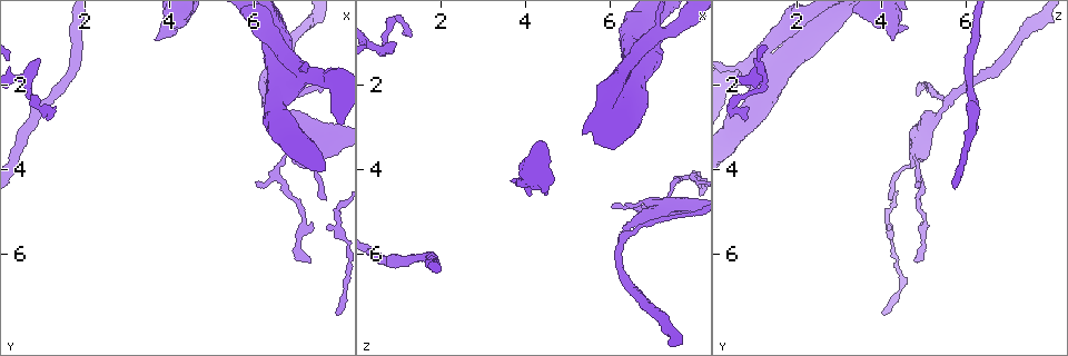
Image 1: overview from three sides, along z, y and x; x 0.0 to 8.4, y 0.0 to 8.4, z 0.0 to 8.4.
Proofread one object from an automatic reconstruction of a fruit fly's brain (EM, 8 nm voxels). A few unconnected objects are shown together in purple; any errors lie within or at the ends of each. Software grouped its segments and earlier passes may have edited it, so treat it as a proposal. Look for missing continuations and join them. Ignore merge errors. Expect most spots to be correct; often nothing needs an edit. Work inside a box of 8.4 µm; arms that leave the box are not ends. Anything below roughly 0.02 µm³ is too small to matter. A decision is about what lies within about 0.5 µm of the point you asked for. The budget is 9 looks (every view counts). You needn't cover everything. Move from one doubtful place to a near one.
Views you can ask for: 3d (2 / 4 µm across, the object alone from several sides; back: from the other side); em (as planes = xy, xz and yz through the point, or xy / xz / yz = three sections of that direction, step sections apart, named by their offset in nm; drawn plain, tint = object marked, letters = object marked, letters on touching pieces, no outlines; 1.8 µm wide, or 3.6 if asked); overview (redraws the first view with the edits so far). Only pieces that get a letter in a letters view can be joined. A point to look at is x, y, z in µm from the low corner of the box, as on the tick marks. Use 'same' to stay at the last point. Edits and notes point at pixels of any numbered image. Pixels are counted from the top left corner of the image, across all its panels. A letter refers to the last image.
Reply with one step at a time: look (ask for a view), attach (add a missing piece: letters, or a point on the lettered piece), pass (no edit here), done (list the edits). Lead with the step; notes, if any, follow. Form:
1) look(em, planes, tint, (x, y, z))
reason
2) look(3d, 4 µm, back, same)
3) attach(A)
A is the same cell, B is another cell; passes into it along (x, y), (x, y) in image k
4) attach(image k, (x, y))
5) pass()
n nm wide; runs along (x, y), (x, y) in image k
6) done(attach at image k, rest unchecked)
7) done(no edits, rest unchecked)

look(3d, 2 µm, (7.30, 6.15, 4.85))
tapers out

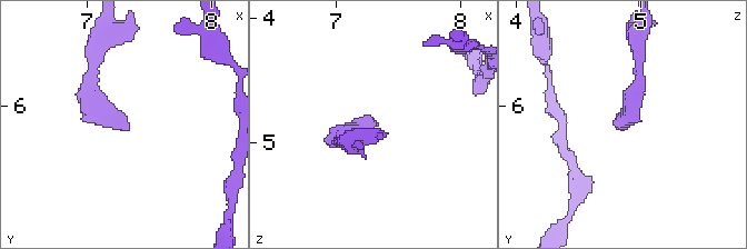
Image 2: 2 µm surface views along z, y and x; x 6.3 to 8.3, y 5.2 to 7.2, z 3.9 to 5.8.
look(em, planes, tint, (7.32, 6.18, 4.88))
shape alone is not enough

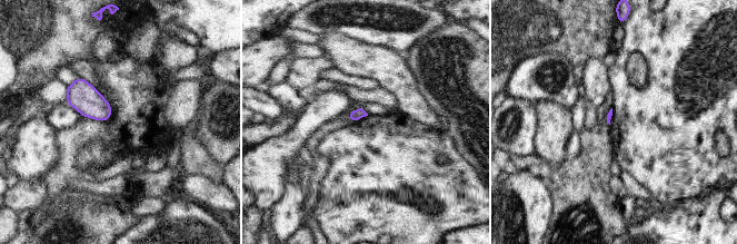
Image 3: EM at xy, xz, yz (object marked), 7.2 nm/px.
look(em, planes, letters, same)
see the neighbours

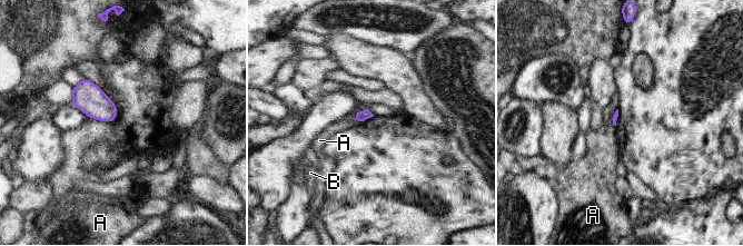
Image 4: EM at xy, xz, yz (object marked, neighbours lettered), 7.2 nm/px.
pass()
A and B are other cells; border along (367, 108), (354, 114), (355, 124) in image 4; none of them fits

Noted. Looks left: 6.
look(3d, 2 µm, (6.10, 4.45, 4.90))
tapers out

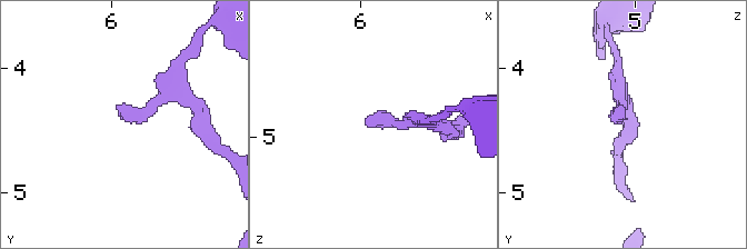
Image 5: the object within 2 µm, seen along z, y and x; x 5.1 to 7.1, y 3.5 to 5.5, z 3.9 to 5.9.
look(em, planes, tint, (6.08, 4.40, 4.90))

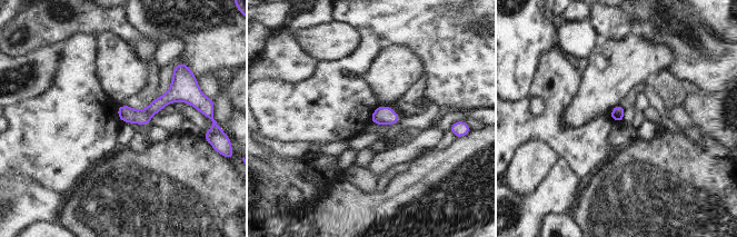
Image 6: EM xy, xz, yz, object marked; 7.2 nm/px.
look(em, planes, letters, same)
see the neighbours

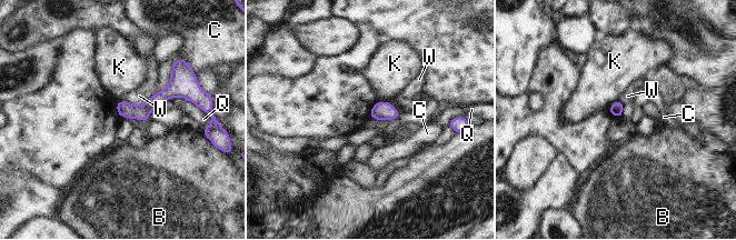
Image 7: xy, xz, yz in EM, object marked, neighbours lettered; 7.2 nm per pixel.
pass()
W touches over 160 nm; B, C, K, Q and W are other cells; runs along (184, 92), (145, 110), (119, 108) in image 7; no lettered piece goes on from it

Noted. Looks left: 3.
look(3d, 2 µm, back, (3.70, 0.90, 4.30))
thick end

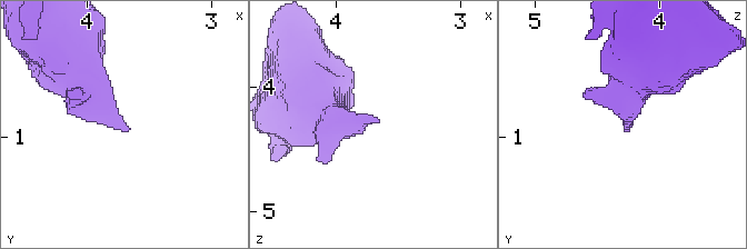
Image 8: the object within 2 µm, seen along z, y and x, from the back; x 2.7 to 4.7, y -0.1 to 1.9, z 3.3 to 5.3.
look(em, yz, step 8, plain, (3.68, 0.94, 4.28))
shape alone is not enough

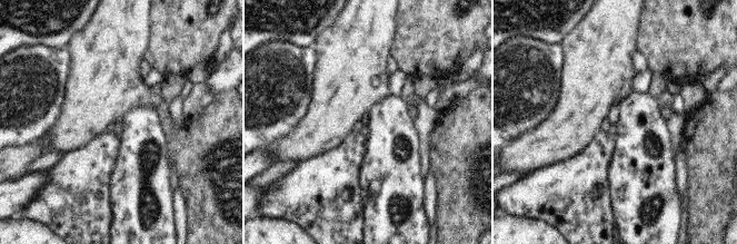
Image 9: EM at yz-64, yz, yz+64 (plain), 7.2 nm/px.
look(em, yz, step 8, letters, same)
what lies round it

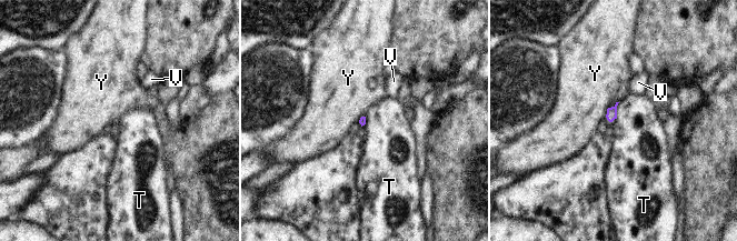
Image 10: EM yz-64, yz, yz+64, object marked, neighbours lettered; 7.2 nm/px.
pass()
T, V and Y are other cells; no lettered piece goes on from it

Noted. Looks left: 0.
done(no edits, rest unchecked)

